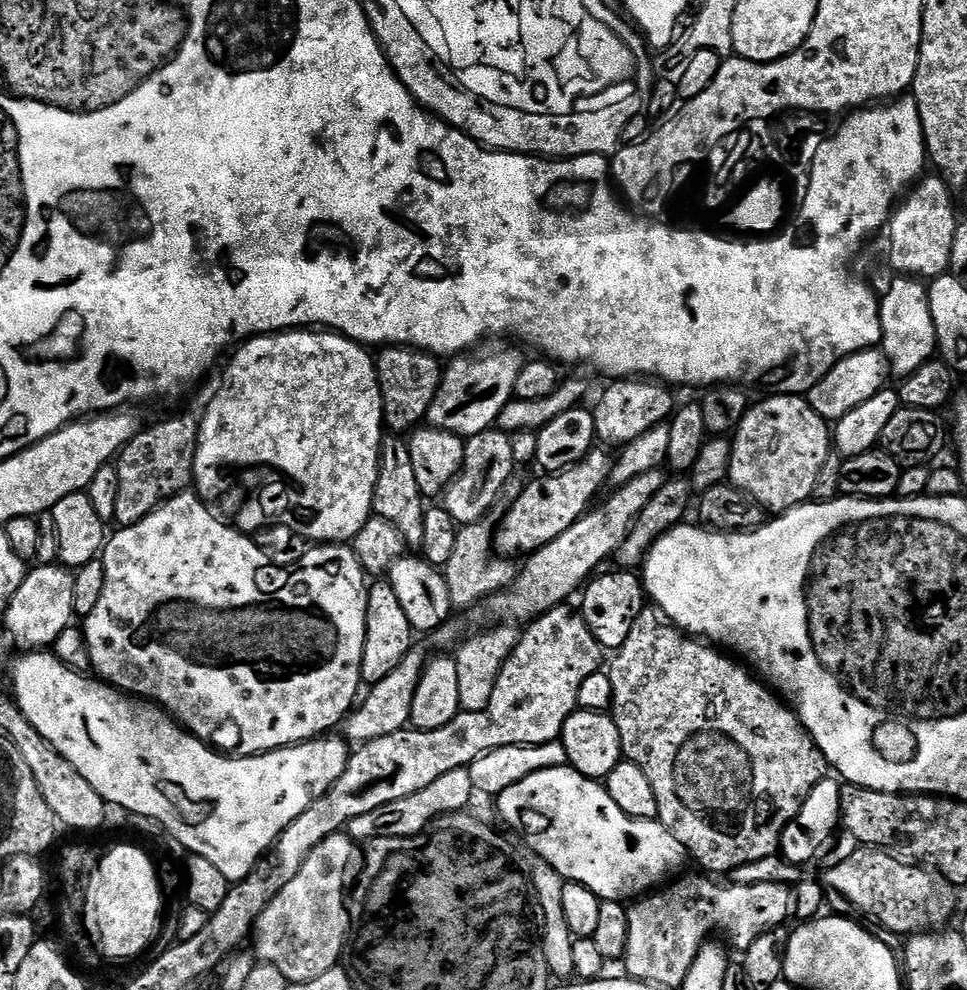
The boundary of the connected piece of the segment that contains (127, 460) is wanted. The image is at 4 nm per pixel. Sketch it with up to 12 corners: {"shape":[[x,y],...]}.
{"shape":[[197,417],[145,427],[115,457],[115,523],[192,484]]}

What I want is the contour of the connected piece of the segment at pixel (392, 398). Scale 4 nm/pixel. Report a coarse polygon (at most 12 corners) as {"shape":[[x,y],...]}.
{"shape":[[388,346],[375,362],[387,431],[411,433],[440,385],[431,352]]}

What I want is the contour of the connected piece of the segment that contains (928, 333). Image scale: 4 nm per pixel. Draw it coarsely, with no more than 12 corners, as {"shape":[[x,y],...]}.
{"shape":[[903,274],[879,297],[882,355],[903,378],[937,355],[927,287]]}

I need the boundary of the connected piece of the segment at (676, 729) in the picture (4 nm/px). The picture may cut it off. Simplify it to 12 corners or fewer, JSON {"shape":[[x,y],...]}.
{"shape":[[641,611],[623,759],[705,868],[774,852],[828,759],[743,663]]}

